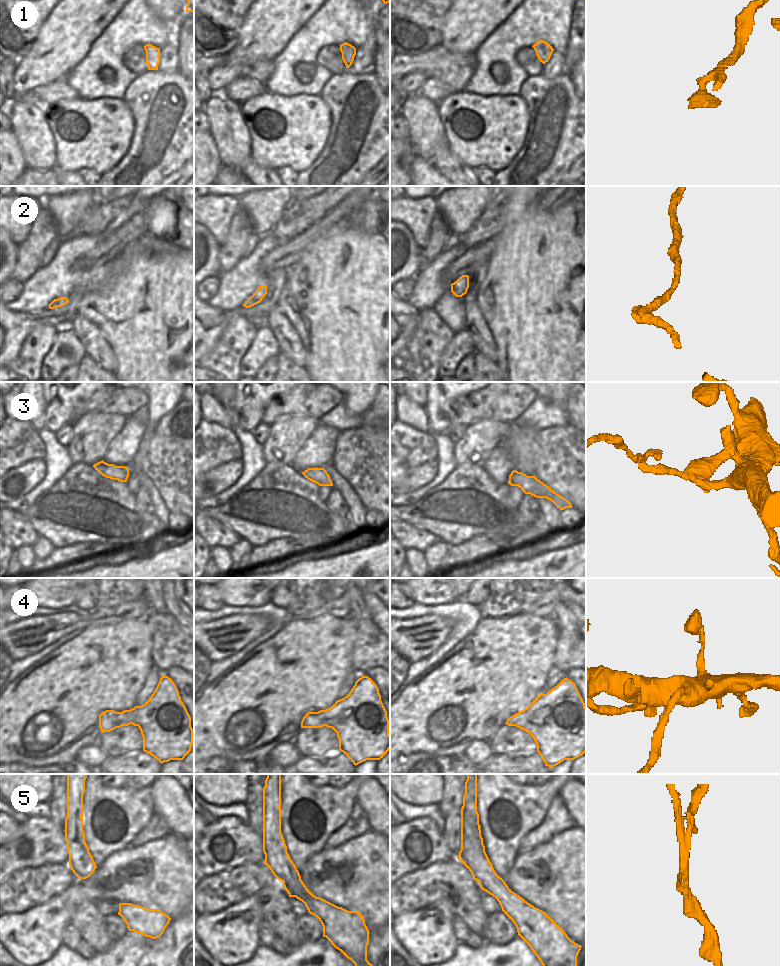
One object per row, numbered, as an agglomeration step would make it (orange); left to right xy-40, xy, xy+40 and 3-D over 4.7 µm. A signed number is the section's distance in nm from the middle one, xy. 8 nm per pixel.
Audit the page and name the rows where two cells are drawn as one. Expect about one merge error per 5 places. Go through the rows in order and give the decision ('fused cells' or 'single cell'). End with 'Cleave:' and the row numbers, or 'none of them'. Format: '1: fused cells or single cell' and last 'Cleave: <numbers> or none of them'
1: single cell
2: single cell
3: fused cells
4: single cell
5: fused cells
Cleave: 3, 5

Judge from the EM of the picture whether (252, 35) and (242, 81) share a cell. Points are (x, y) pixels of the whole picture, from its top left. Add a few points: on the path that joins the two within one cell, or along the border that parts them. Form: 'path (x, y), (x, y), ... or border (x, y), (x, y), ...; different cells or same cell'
border (240, 76), (234, 79), (223, 91); different cells

